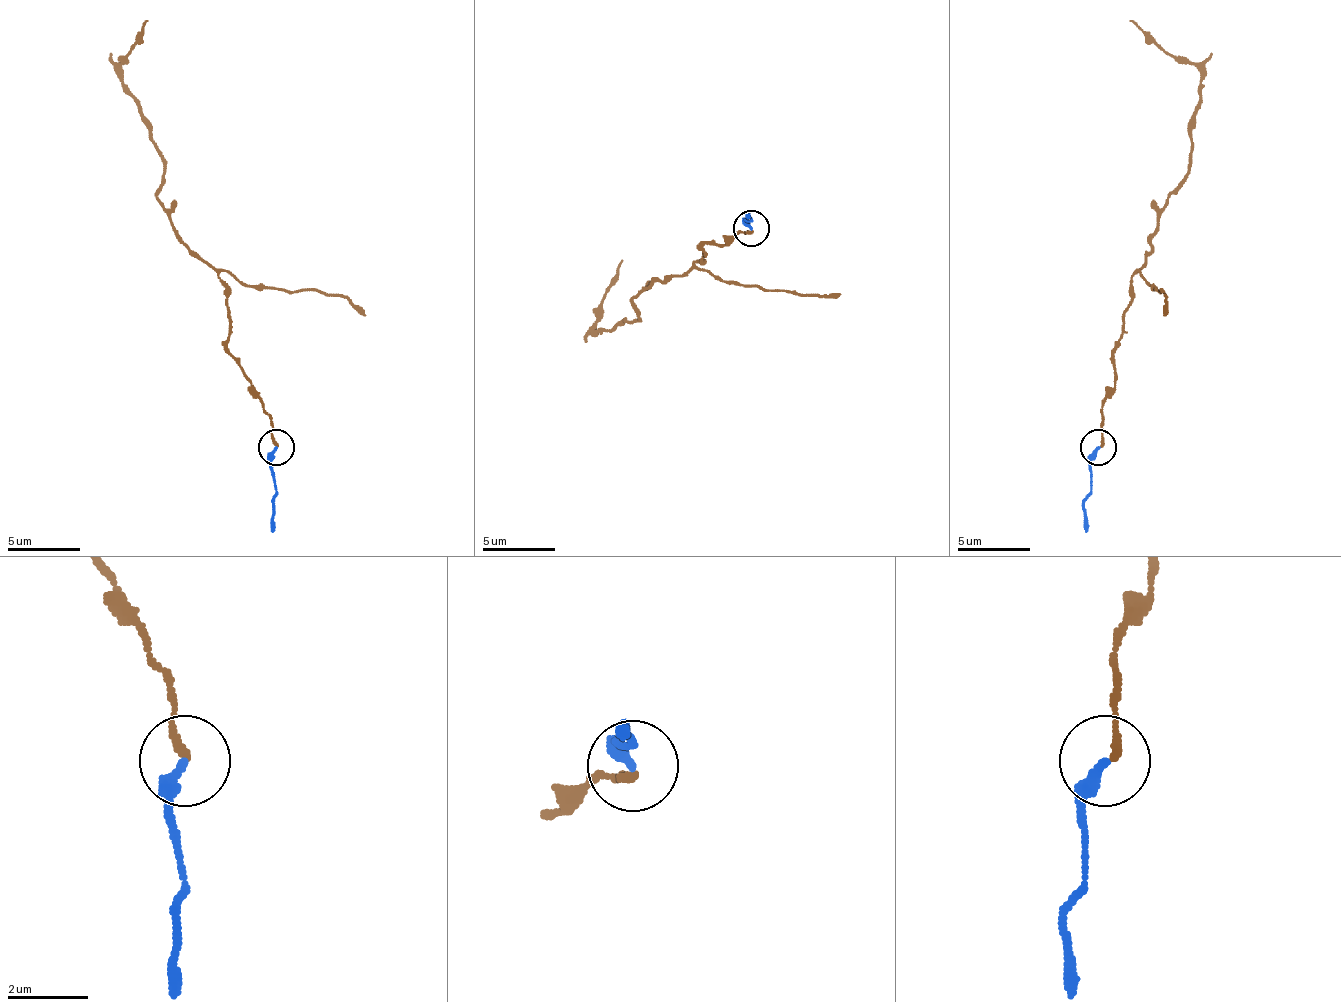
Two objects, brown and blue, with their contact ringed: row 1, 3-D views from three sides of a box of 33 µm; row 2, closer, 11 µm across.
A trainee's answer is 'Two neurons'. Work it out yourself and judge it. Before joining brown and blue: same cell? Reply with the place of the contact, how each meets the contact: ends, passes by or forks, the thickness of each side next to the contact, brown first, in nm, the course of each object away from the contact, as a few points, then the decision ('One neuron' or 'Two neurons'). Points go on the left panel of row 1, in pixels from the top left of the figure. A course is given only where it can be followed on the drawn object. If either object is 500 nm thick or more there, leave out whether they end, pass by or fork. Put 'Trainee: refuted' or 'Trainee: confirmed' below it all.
Place: (276, 447). At the ring brown ends. At the ring blue ends. Thickness 180 nm (brown) against 280 nm. Course of brown: (275, 446), (264, 402), (228, 351), (228, 286), (173, 227), (159, 198), (162, 151), (122, 82), (148, 20). Course of blue: (275, 446), (272, 464), (275, 493), (272, 501), (272, 533). One neuron
Trainee: refuted

